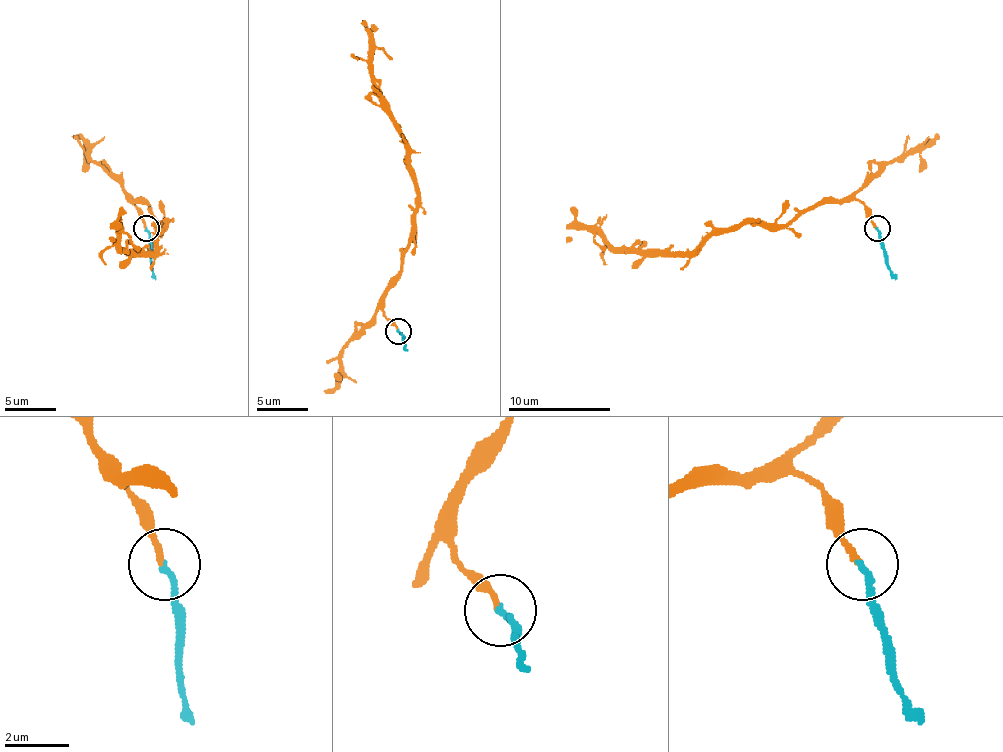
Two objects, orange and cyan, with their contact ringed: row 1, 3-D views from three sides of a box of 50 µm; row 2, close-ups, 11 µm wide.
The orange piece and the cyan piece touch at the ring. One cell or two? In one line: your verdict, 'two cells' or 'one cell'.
two cells

